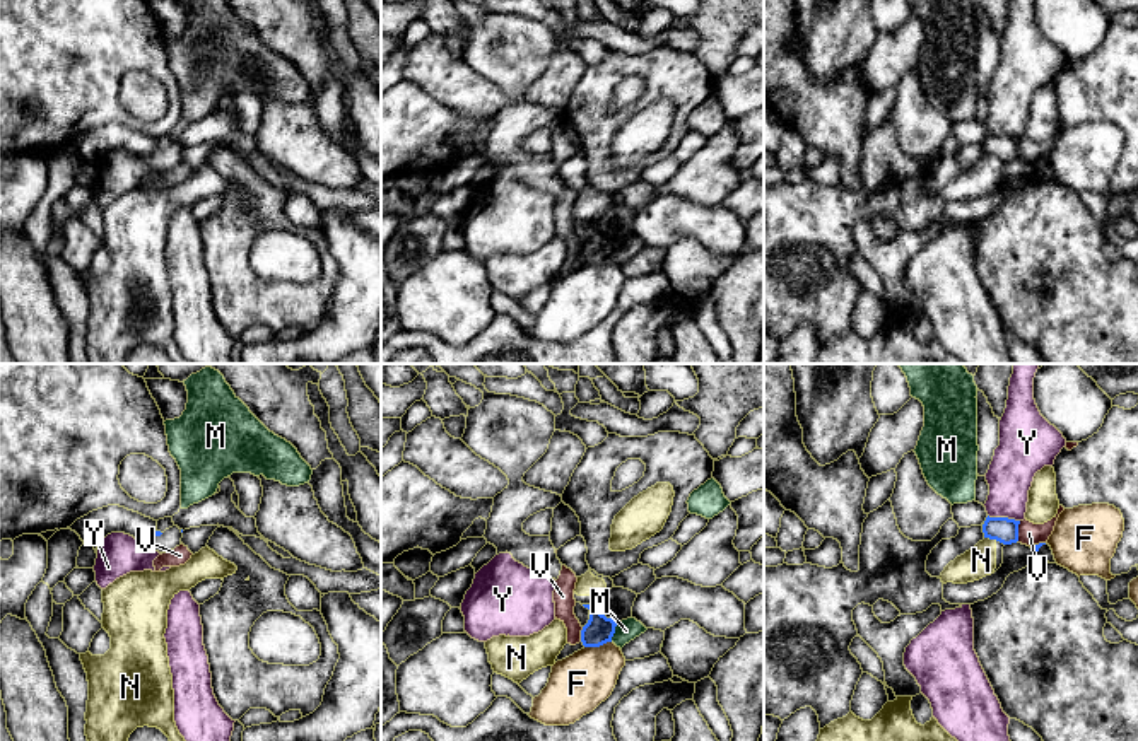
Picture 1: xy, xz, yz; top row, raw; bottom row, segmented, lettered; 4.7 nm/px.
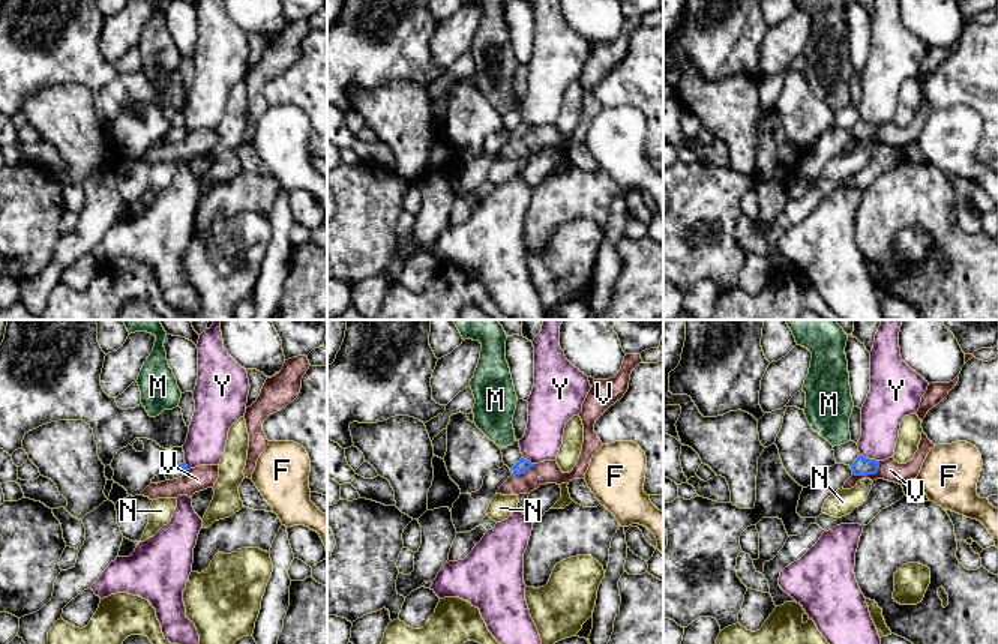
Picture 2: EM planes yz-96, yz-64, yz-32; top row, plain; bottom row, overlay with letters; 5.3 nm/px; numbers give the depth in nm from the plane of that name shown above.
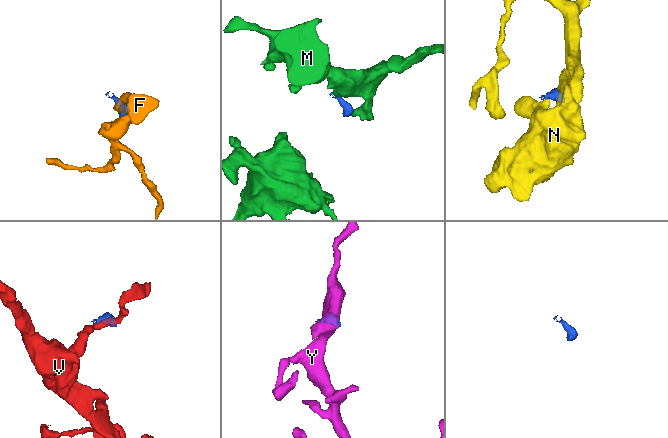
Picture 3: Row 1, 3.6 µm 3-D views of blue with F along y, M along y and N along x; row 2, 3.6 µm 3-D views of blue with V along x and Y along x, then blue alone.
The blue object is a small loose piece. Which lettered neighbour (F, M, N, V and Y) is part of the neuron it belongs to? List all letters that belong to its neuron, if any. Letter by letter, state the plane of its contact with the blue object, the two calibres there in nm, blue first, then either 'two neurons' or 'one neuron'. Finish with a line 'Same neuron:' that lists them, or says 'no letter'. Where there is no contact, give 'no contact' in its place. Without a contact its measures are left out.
F: meets blue in xz; 140 nm thick on the blue side, 280 nm on the other; two neurons
M: meets blue in xz; 140 nm thick on the blue side, 110 nm on the other; two neurons
N: meets blue in yz; 120 nm thick on the blue side, 140 nm on the other; two neurons
V: meets blue in yz; 120 nm thick on the blue side, 110 nm on the other; two neurons
Y: meets blue in yz; 120 nm thick on the blue side, 220 nm on the other; two neurons
Same neuron: no letter

